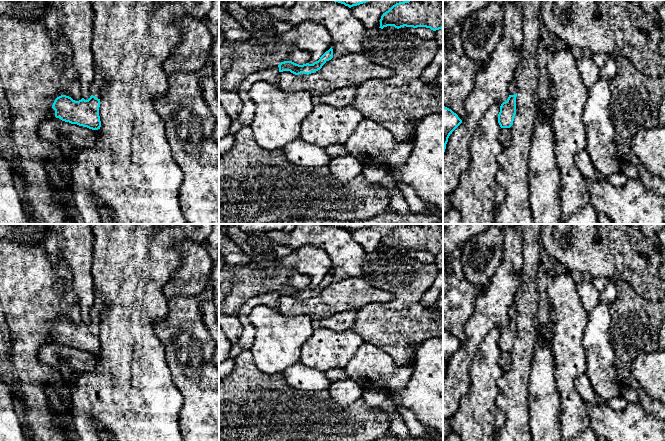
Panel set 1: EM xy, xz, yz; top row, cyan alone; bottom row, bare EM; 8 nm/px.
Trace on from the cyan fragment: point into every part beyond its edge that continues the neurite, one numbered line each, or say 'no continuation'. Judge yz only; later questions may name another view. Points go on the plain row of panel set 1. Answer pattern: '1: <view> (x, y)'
1: yz (512, 311)

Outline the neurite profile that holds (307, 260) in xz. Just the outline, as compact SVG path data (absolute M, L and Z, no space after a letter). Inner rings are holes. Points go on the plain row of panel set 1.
M308 245L294 249L281 261L281 265L309 276L311 278L309 288L318 285L332 269L329 256L323 250Z

